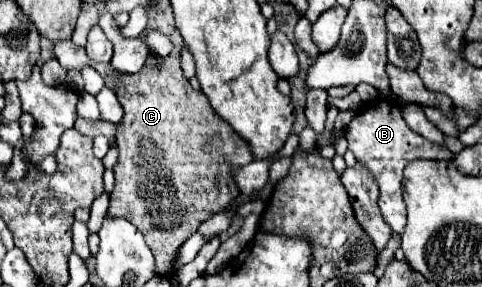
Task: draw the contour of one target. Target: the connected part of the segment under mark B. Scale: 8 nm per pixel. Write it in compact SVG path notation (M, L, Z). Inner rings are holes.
M392 106L392 110L382 112L382 114L358 112L352 118L352 122L344 128L344 136L348 140L348 150L352 150L356 160L372 172L372 176L376 178L376 182L380 186L380 210L382 210L386 224L390 222L390 228L396 234L402 234L404 224L406 224L406 206L402 202L402 184L400 184L404 166L416 158L434 158L434 160L450 162L454 158L454 154L446 146L432 144L426 138L412 132L406 126L404 118L396 106Z

